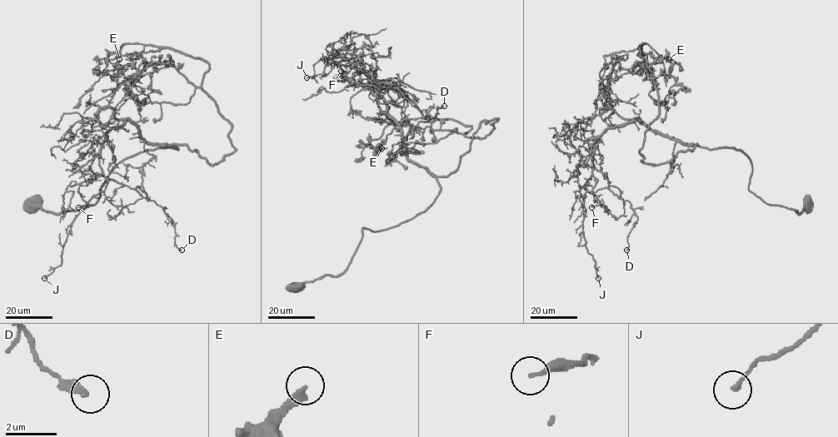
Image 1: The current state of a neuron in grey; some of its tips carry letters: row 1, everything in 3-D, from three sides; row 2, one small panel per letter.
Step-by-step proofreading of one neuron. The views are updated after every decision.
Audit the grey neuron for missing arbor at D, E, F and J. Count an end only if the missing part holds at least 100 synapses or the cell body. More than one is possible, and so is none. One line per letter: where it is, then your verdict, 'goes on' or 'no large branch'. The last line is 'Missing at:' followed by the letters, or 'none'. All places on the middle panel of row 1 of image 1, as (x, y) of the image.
D: at (444, 106); no large branch
E: at (381, 148); no large branch
F: at (341, 71); no large branch
J: at (306, 77); no large branch
Missing at: none

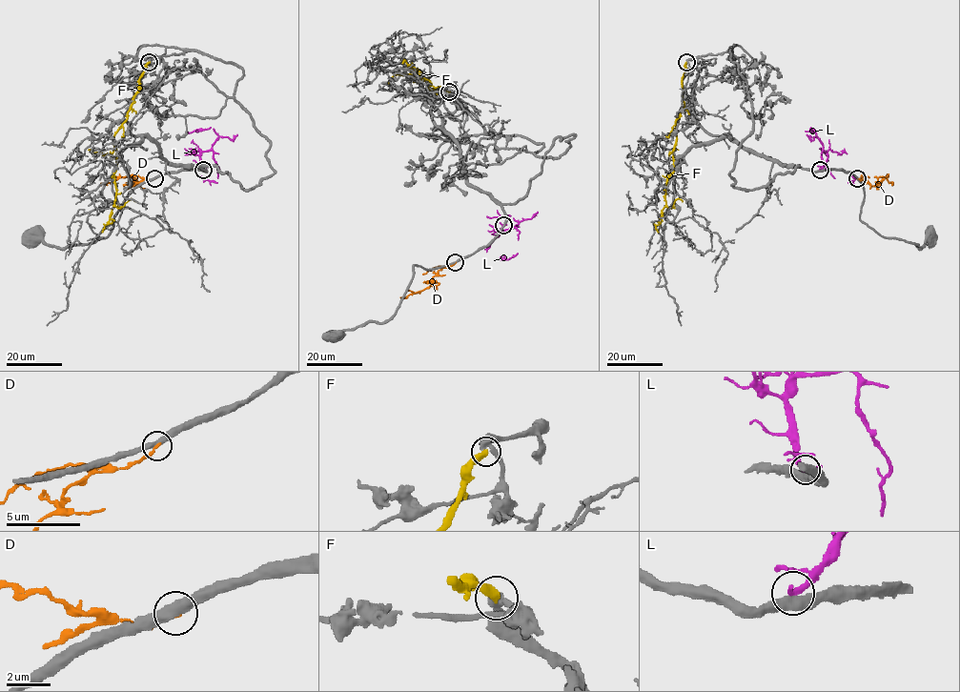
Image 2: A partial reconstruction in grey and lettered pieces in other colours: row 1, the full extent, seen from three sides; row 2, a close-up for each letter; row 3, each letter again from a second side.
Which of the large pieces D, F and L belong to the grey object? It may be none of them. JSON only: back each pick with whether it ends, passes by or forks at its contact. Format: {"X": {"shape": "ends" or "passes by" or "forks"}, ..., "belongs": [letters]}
{"belongs": []}

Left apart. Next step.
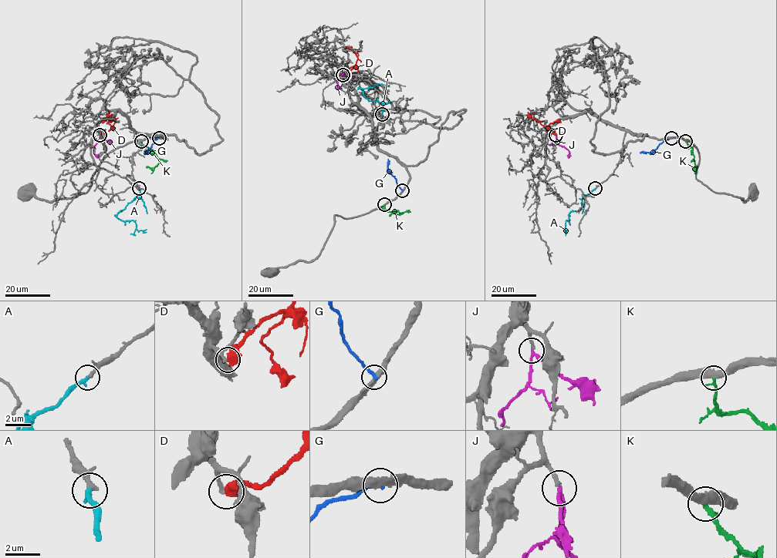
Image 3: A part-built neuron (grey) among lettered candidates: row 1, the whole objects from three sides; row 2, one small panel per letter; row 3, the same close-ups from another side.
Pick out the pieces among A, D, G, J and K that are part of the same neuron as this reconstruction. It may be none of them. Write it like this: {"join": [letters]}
{"join": ["A", "J"]}

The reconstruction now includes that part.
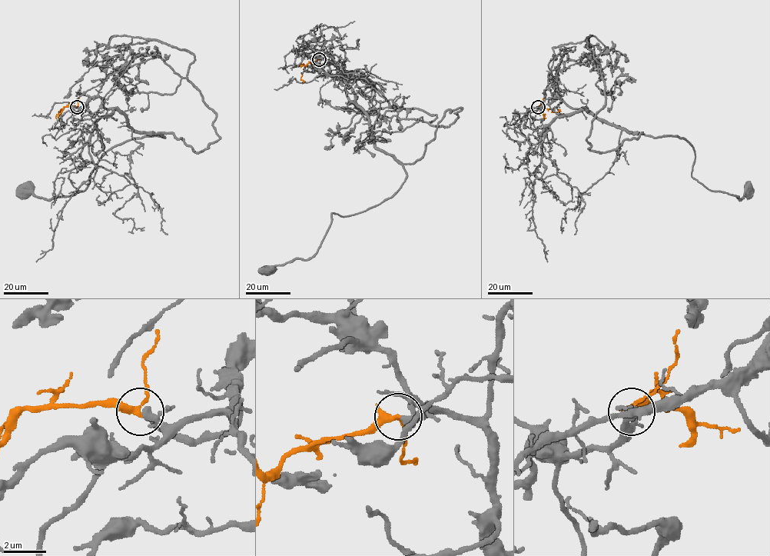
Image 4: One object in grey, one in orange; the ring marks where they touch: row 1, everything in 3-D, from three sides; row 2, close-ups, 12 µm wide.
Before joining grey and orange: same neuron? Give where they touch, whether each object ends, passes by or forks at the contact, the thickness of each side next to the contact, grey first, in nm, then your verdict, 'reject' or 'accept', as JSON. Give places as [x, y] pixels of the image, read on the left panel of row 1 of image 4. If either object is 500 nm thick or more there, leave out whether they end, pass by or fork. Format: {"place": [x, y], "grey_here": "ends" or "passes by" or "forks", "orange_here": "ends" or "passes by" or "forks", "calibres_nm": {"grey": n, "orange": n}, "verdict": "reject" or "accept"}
{"place": [77, 107], "grey_here": "forks", "orange_here": "passes by", "calibres_nm": {"grey": 200, "orange": 280}, "verdict": "accept"}

